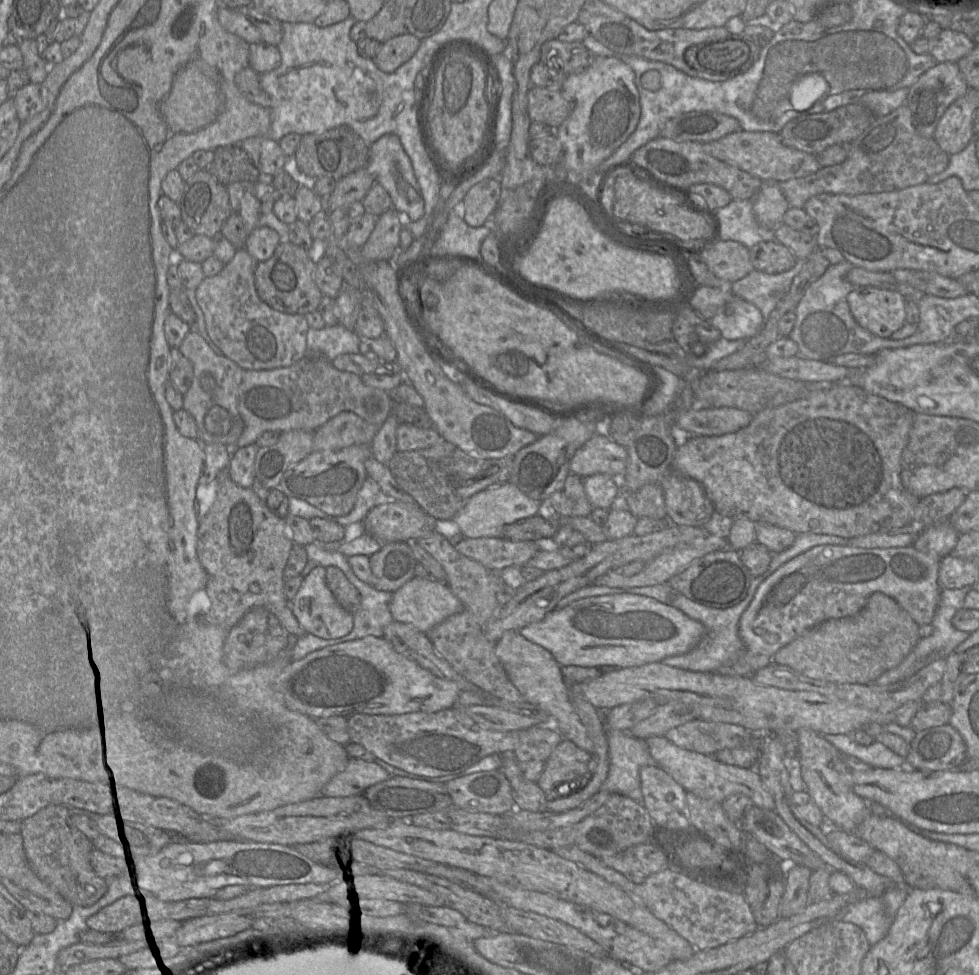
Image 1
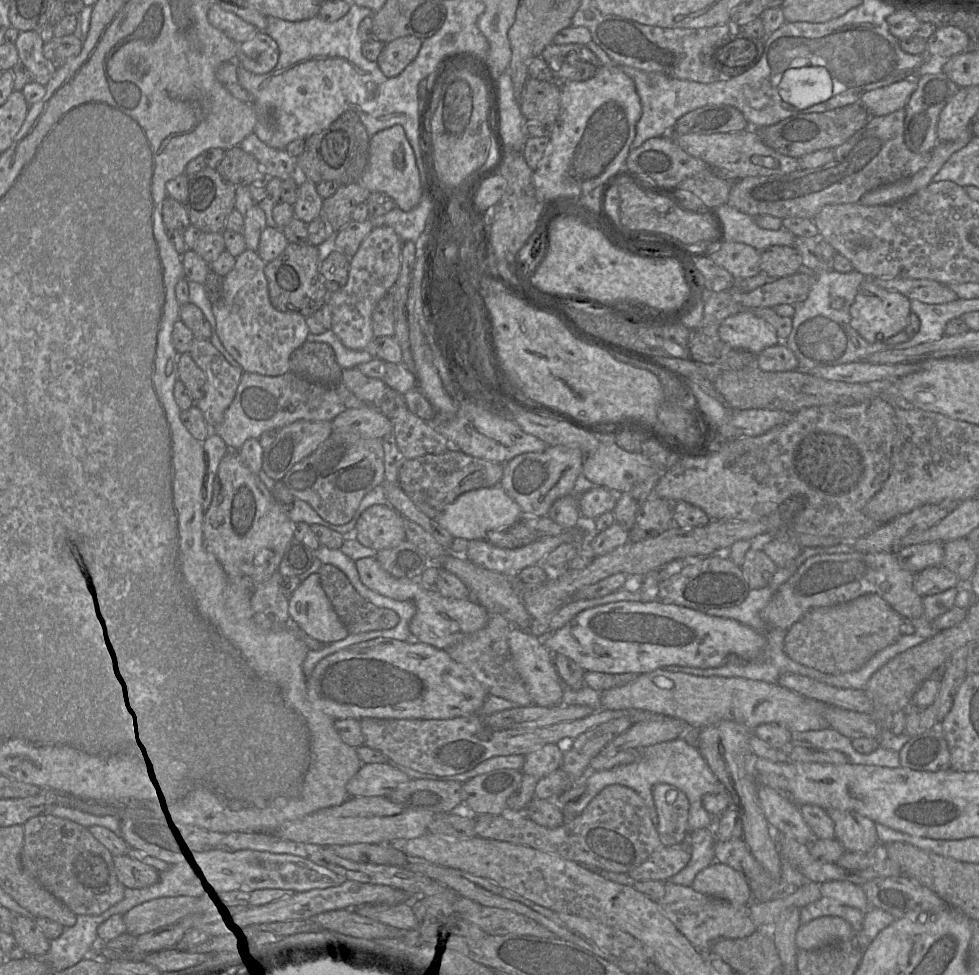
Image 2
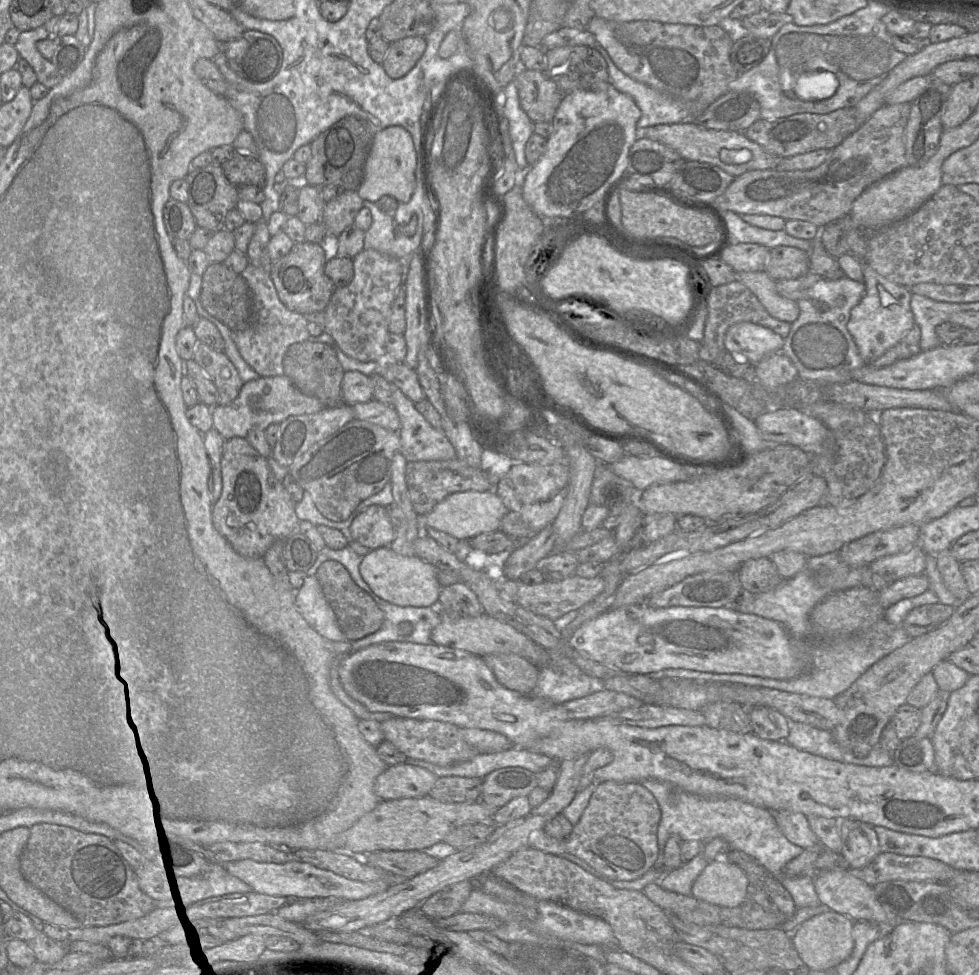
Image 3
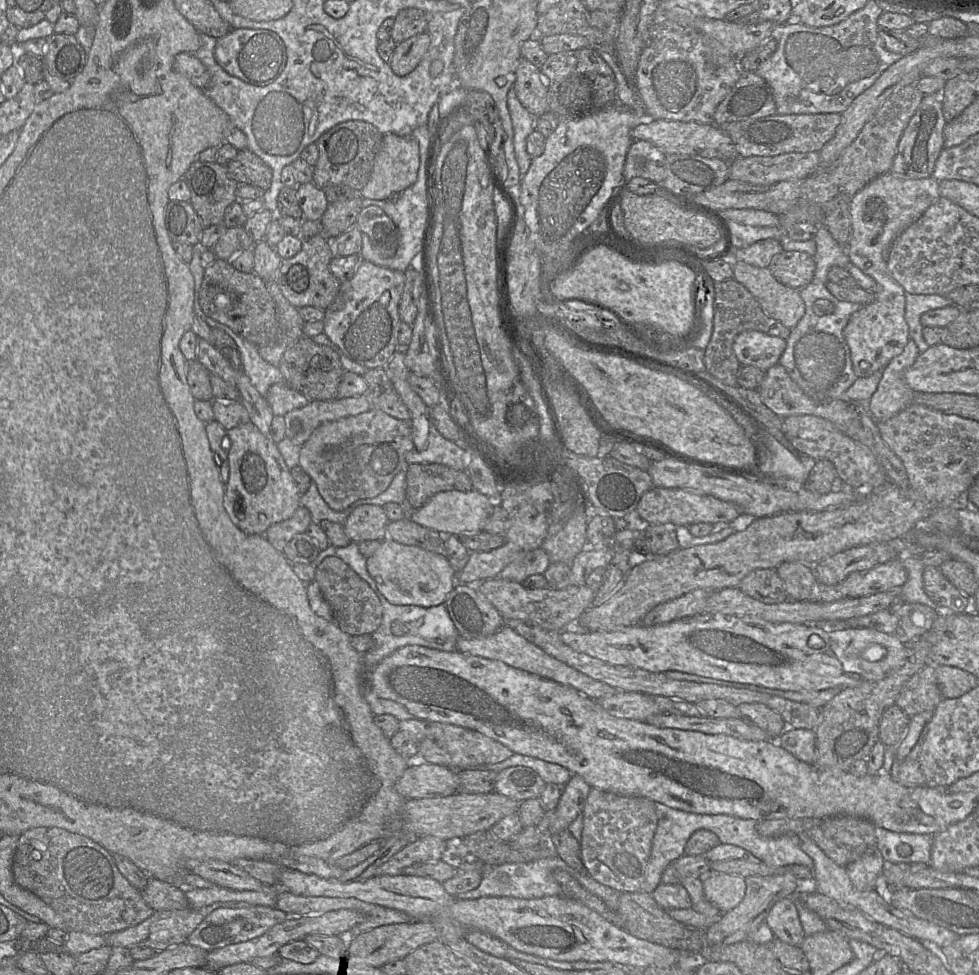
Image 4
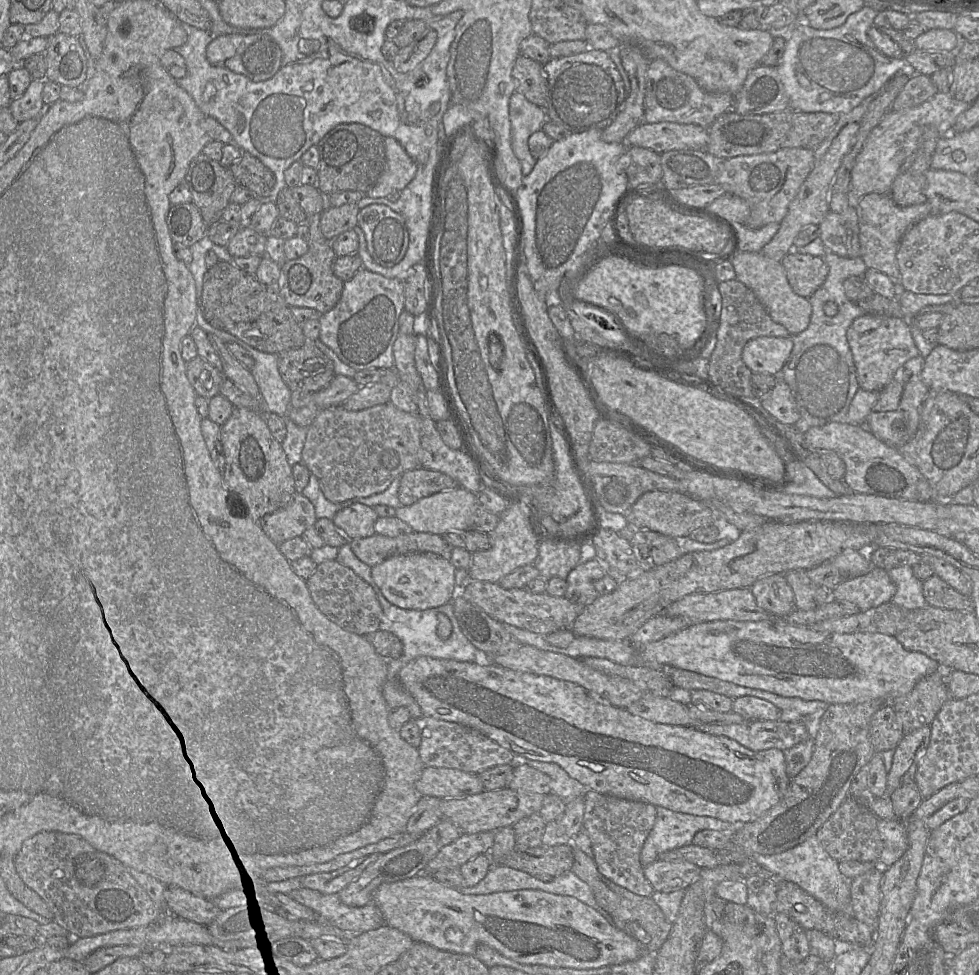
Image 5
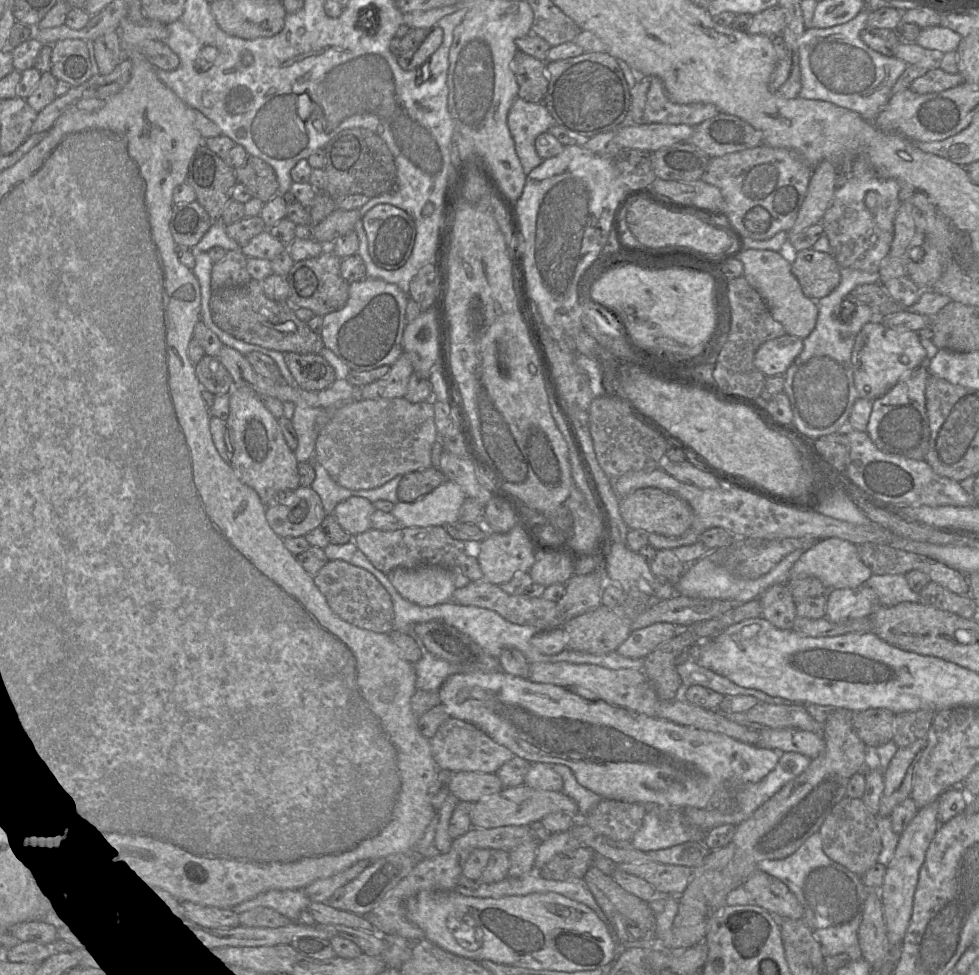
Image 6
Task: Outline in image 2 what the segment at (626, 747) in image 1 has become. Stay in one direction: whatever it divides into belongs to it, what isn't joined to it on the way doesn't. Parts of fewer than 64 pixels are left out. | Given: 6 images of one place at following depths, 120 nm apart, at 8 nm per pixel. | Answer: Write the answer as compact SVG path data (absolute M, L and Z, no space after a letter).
M681 737L642 748L639 752L639 757L631 763L622 764L609 770L589 771L585 775L586 790L584 794L578 800L568 803L562 809L564 822L572 820L581 814L602 789L612 784L621 784L633 789L644 800L649 810L650 818L656 827L658 815L653 800L652 788L657 783L667 783L676 786L686 795L689 801L689 832L710 827L713 831L715 817L705 810L702 798L705 794L720 793L725 791L726 788L711 771L697 747L687 744Z

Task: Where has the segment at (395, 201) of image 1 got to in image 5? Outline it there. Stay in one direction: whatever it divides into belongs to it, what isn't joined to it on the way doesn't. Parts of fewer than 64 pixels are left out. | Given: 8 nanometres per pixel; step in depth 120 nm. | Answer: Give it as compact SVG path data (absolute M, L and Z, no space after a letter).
M384 137L385 169L372 189L364 195L385 198L399 194L414 178L417 167L402 145L392 137Z

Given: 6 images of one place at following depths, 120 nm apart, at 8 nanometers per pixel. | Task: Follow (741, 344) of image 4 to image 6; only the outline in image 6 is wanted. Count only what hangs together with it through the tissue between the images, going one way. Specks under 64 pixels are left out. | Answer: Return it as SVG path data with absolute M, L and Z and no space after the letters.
M786 334L761 344L753 362L766 377L784 375L802 349L802 338Z

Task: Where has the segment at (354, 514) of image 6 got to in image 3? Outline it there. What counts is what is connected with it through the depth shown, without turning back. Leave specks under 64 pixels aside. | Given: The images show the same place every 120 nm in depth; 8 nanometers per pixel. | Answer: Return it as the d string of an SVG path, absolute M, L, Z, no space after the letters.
M372 505L362 511L348 529L350 541L374 550L389 546L395 539L393 527L385 507Z

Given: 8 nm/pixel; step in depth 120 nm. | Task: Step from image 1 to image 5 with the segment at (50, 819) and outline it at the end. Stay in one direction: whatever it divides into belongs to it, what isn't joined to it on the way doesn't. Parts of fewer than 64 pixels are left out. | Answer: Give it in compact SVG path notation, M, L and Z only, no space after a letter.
M56 831L40 832L22 844L14 857L14 865L23 882L35 891L53 912L53 921L64 927L74 939L148 926L164 914L131 876L129 867L114 857L96 850L77 835Z

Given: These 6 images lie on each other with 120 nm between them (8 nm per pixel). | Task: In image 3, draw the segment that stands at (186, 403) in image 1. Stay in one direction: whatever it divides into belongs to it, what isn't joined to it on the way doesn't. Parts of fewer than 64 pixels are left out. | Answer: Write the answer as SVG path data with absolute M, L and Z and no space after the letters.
M198 342L193 360L215 384L218 391L218 405L227 405L235 400L244 382L224 352Z

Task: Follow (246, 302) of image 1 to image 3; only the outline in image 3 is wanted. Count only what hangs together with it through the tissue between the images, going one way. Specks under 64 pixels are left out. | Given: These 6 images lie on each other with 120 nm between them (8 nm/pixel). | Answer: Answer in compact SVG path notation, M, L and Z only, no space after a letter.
M251 263L240 273L245 279L251 293L252 303L252 322L250 325L237 331L231 331L231 339L236 344L236 347L245 360L245 362L257 373L260 377L281 376L284 373L283 357L287 349L294 343L308 340L310 334L307 329L308 320L306 316L289 310L279 299L274 283L270 277L269 269L260 266L255 266Z

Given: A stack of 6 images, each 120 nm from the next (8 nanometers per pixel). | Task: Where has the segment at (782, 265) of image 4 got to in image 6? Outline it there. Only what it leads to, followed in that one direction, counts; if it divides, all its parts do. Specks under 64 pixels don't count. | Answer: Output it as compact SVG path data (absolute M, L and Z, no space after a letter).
M812 248L797 252L791 271L798 280L803 293L818 300L831 293L840 282L840 266L828 253Z

